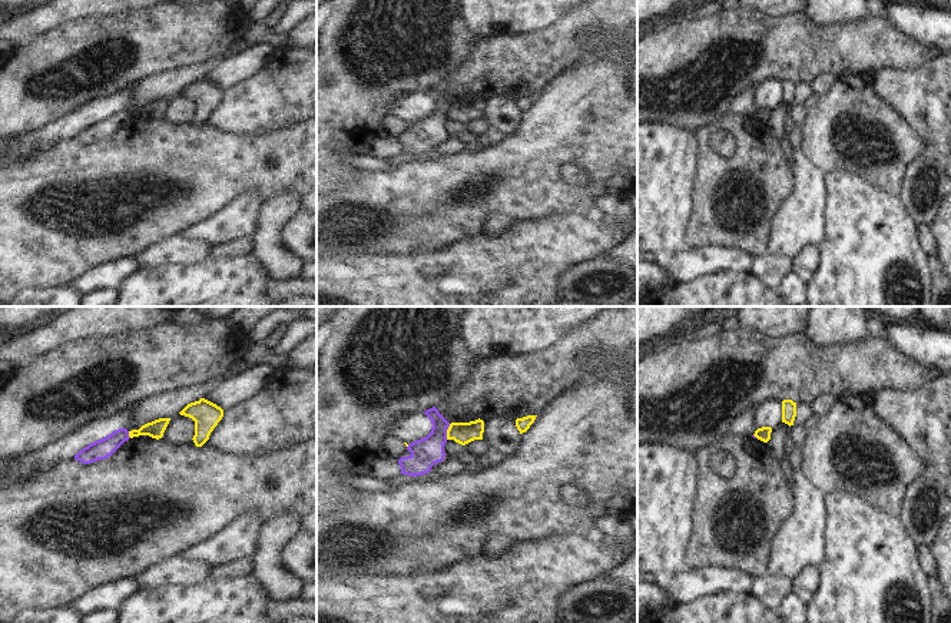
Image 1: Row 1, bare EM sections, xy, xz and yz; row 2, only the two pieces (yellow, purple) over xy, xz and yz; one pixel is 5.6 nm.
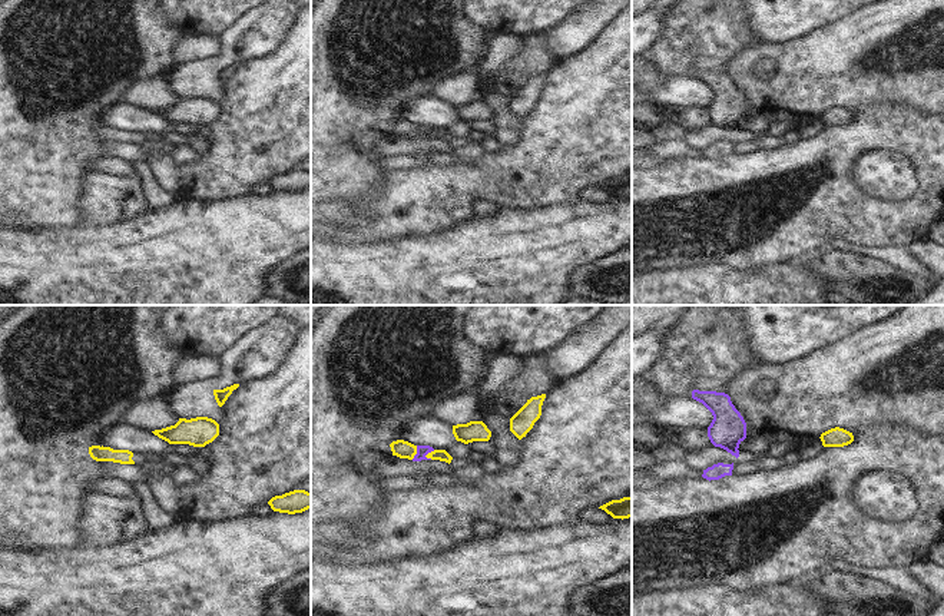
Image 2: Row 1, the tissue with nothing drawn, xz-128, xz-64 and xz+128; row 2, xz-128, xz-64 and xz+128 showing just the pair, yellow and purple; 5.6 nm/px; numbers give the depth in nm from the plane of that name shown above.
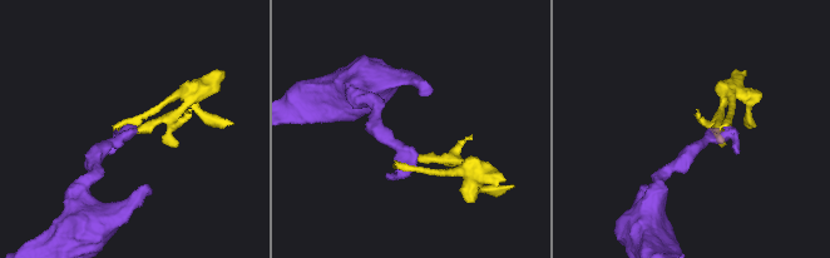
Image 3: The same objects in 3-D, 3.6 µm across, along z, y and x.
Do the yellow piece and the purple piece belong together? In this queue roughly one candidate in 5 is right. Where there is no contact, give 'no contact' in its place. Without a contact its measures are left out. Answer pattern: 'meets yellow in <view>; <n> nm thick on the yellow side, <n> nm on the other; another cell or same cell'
meets yellow in xz; 130 nm thick on the yellow side, 160 nm on the other; another cell

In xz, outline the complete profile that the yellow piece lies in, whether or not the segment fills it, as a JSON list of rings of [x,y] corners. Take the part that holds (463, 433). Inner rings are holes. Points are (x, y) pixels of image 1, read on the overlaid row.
[[[476,420],[470,422],[451,422],[447,430],[447,440],[465,445],[474,440],[483,440],[484,421]]]

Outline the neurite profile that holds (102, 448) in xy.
[[[119,428],[109,434],[107,437],[97,440],[83,450],[80,450],[76,455],[74,460],[83,463],[83,464],[90,464],[97,460],[105,460],[110,457],[125,441],[127,441],[129,431],[126,428]]]

